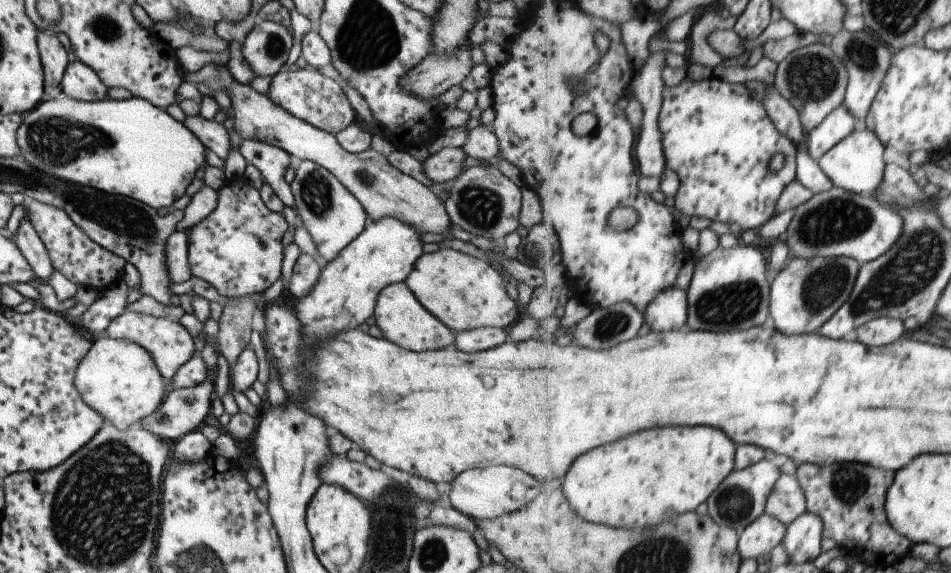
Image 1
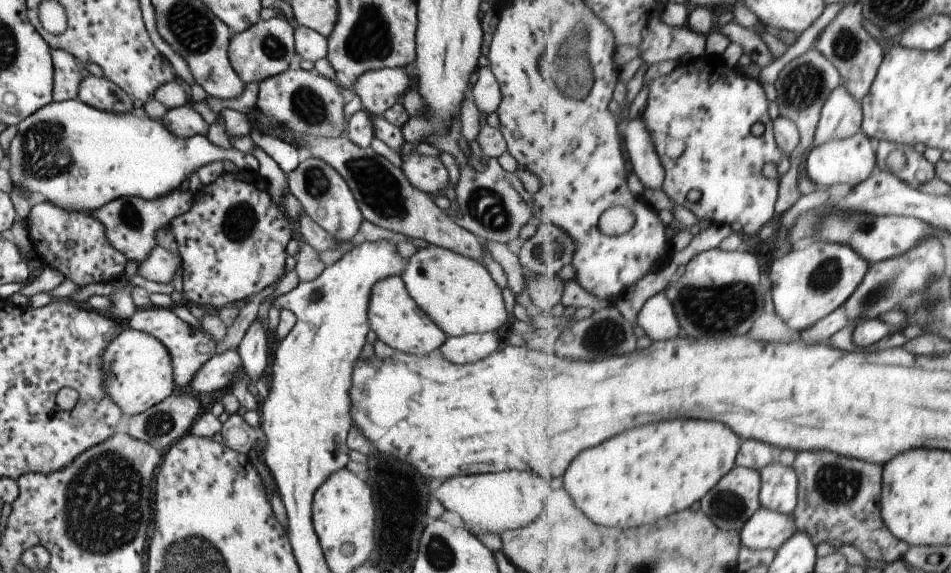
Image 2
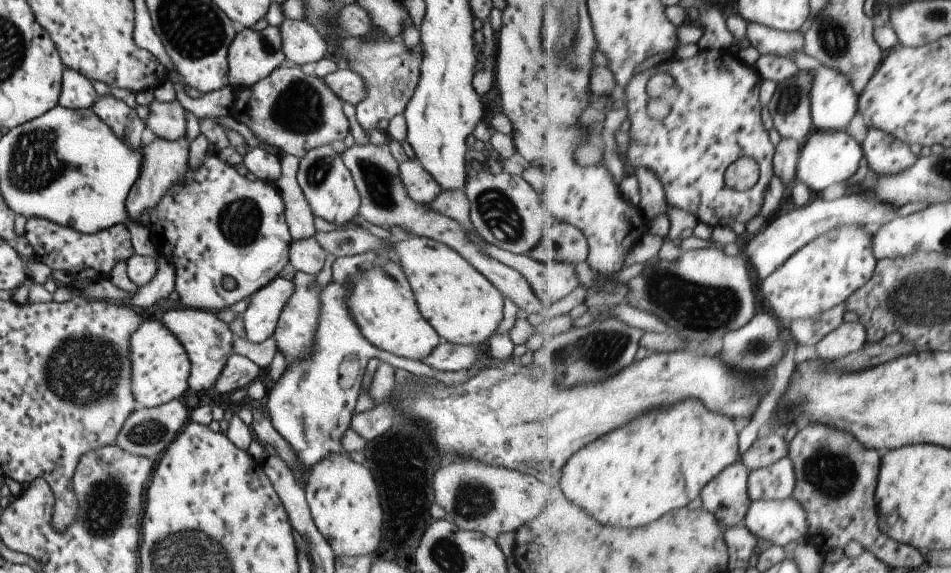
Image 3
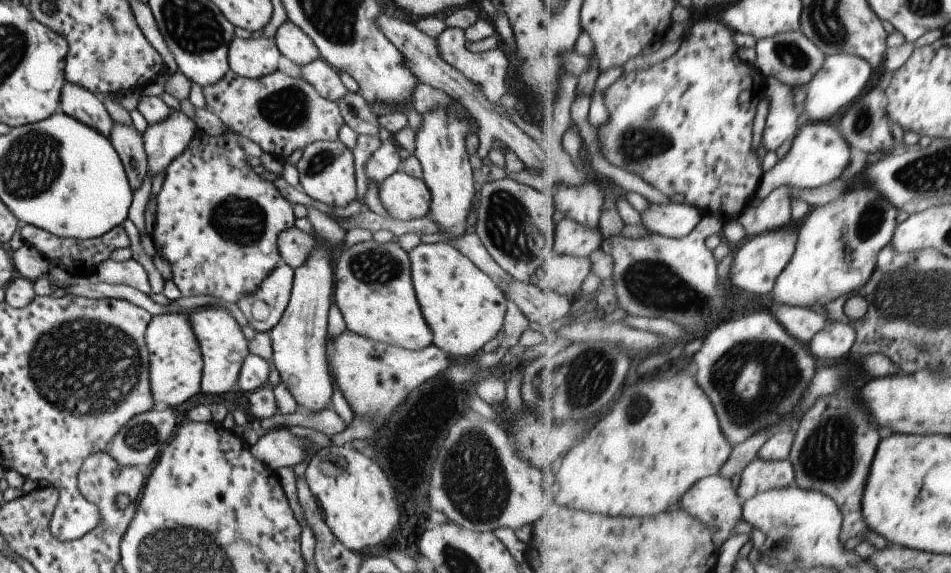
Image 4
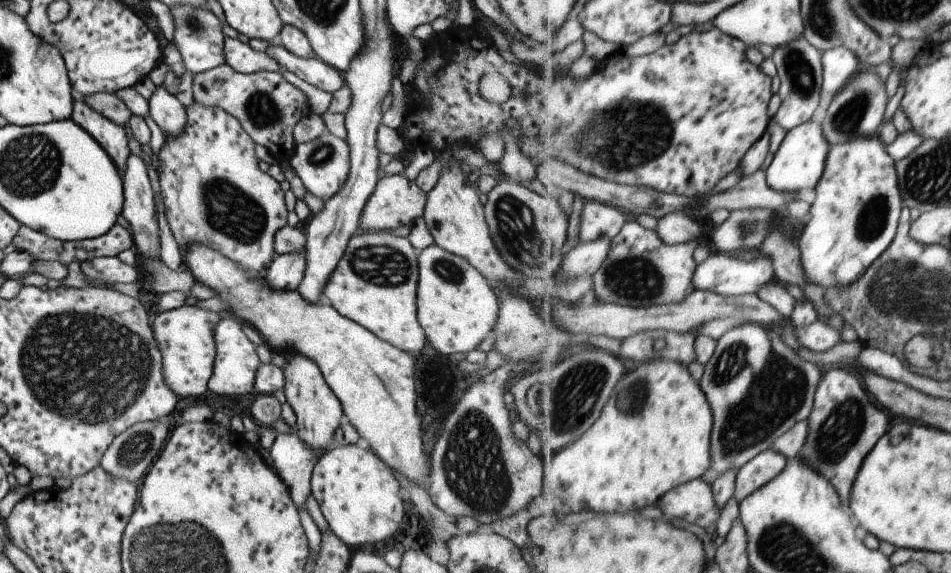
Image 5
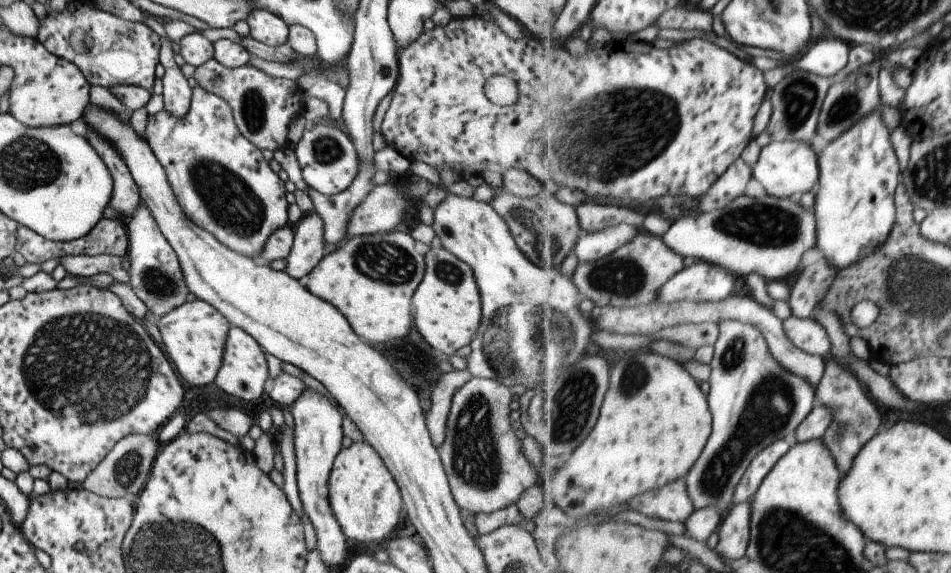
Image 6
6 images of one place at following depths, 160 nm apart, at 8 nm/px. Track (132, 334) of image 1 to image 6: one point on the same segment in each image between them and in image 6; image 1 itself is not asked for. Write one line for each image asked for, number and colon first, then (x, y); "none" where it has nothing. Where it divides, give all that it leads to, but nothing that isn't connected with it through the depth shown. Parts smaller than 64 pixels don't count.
2: (189, 349)
3: (208, 341)
4: (223, 347)
5: (235, 363)
6: (243, 373)

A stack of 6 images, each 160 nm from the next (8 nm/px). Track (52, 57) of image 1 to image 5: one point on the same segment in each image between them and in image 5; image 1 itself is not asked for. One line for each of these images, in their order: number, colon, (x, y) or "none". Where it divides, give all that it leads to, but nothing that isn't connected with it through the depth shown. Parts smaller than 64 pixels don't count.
2: (66, 72)
3: (76, 92)
4: (76, 102)
5: (111, 138)

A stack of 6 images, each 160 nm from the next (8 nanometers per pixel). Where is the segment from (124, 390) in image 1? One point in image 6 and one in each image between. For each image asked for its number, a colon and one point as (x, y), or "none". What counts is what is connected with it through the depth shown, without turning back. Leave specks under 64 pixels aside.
2: (136, 368)
3: (160, 366)
4: (175, 367)
5: (185, 335)
6: (193, 335)

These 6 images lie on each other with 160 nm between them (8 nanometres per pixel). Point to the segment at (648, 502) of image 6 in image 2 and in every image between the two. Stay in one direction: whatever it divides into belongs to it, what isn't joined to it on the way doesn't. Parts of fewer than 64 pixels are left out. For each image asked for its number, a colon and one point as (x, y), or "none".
2: (735, 500)
3: (726, 497)
4: (714, 501)
5: (694, 502)

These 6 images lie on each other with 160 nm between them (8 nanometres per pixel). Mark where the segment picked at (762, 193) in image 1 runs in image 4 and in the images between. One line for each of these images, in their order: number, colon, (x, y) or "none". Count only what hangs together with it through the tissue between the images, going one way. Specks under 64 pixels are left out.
2: (710, 123)
3: (717, 120)
4: (684, 125)

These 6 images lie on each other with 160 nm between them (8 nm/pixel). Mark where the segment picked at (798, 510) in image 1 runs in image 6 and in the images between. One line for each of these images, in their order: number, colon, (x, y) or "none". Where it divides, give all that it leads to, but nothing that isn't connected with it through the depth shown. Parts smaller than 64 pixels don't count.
2: (780, 493)
3: (778, 481)
4: (761, 475)
5: (764, 468)
6: (761, 467)

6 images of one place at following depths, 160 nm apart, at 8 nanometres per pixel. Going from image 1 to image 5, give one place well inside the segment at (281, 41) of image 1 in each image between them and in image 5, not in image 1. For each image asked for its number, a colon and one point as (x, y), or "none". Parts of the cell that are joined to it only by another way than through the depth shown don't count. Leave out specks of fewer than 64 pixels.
2: (263, 50)
3: (251, 56)
4: (251, 58)
5: (240, 57)

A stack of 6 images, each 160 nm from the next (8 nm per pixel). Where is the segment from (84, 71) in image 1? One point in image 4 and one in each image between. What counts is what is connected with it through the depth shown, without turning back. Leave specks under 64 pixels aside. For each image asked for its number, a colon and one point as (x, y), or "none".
2: (93, 91)
3: (121, 119)
4: (127, 143)

